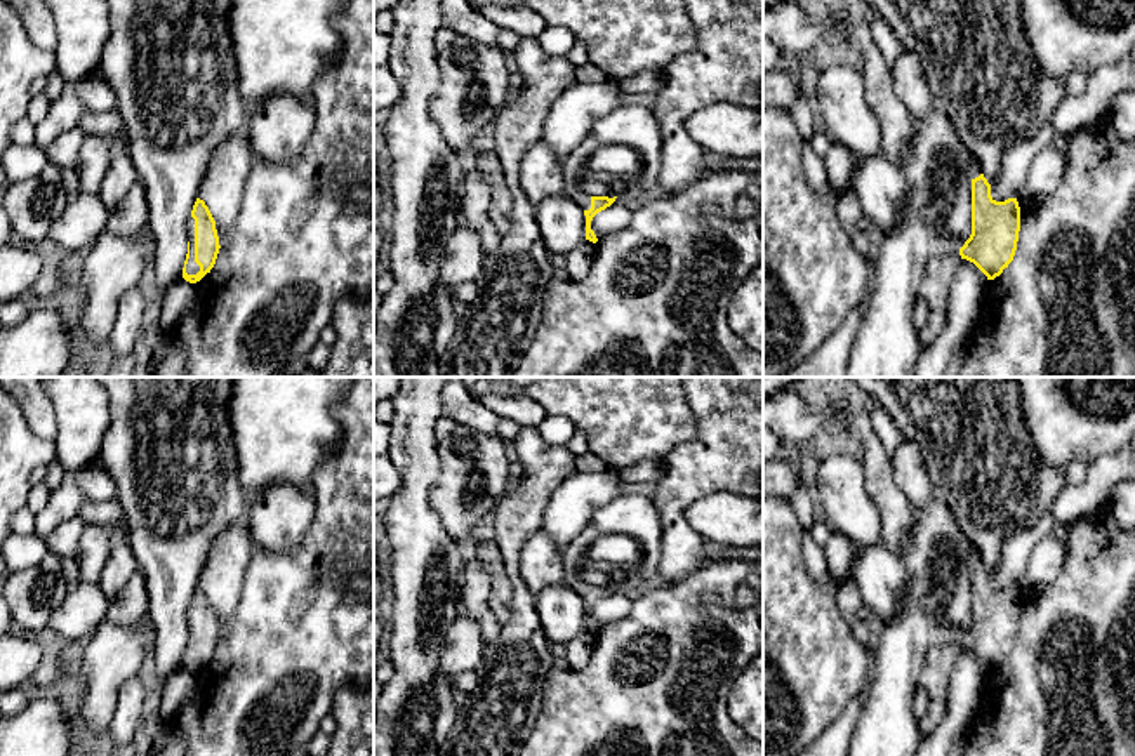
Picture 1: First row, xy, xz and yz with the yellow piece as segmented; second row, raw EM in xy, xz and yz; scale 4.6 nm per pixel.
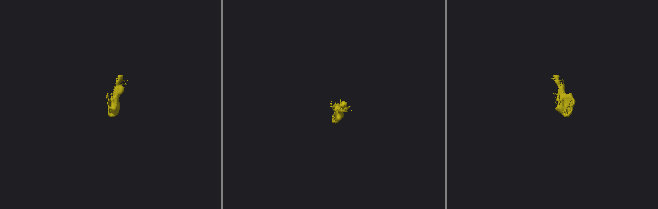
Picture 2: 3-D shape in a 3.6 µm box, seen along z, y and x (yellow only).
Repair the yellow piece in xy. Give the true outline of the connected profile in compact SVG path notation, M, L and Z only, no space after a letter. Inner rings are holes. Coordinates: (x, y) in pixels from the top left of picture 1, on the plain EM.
M196 587L191 607L186 613L188 643L183 667L189 673L200 671L216 653L219 643L219 626L216 610L203 589Z

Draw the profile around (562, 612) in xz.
M553 584L537 593L535 608L549 643L567 645L586 631L584 598L567 584Z

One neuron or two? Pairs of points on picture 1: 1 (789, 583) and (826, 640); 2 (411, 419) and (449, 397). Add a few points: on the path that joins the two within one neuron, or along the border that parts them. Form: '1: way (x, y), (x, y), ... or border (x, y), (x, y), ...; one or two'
1: way (789, 596), (789, 603), (812, 626); one
2: border (438, 395), (440, 405), (445, 411); two

